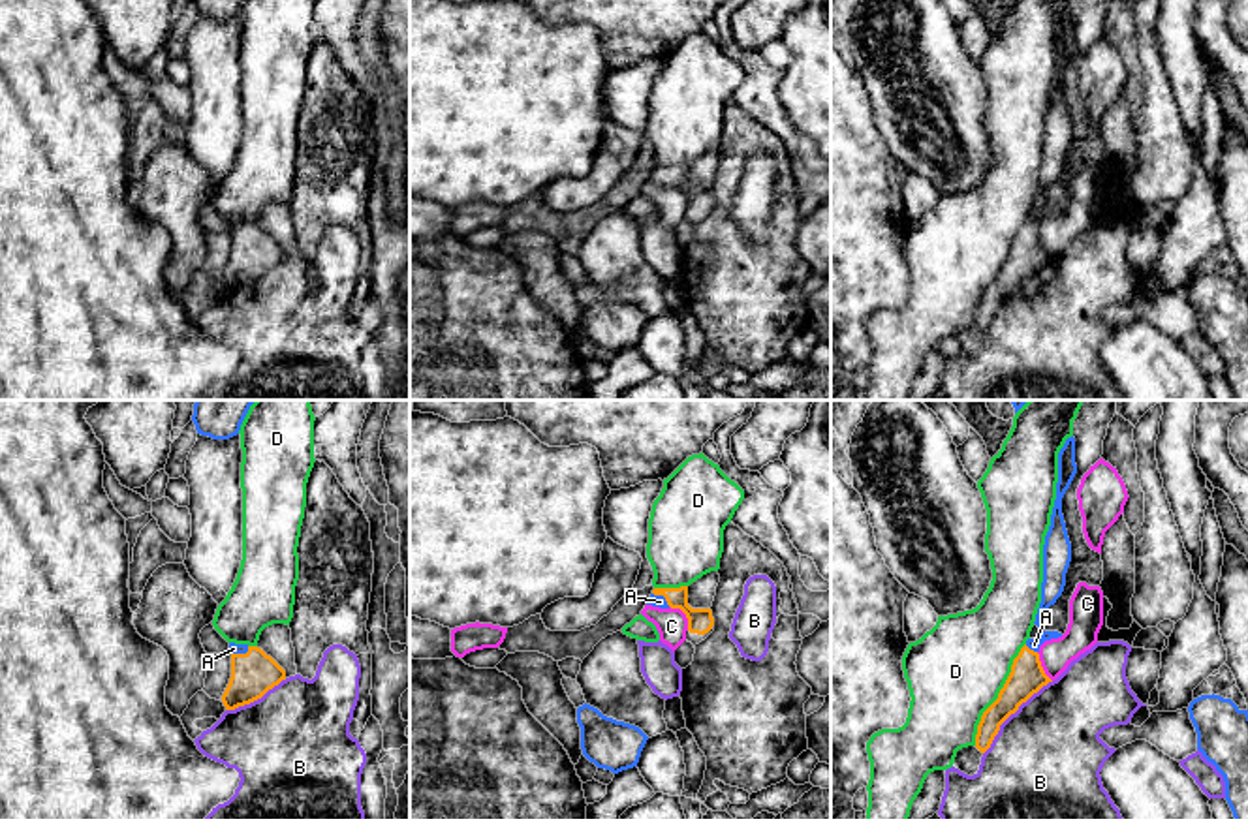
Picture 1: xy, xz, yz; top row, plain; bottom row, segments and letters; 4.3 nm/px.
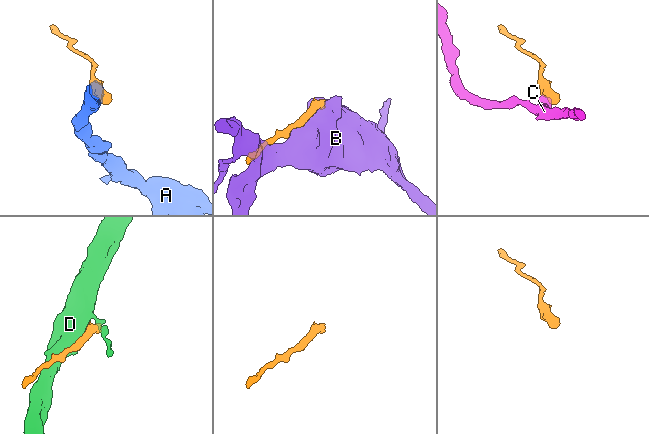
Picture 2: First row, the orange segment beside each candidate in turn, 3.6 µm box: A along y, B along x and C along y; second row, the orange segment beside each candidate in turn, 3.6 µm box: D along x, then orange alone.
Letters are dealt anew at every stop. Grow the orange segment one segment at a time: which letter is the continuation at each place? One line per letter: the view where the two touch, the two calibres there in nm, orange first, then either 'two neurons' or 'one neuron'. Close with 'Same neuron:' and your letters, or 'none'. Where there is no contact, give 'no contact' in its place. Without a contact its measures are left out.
A: xz | 110/50 nm | one neuron
B: yz | 150/480 nm | two neurons
C: xz | 110/140 nm | two neurons
D: yz | 150/420 nm | two neurons
Same neuron: A

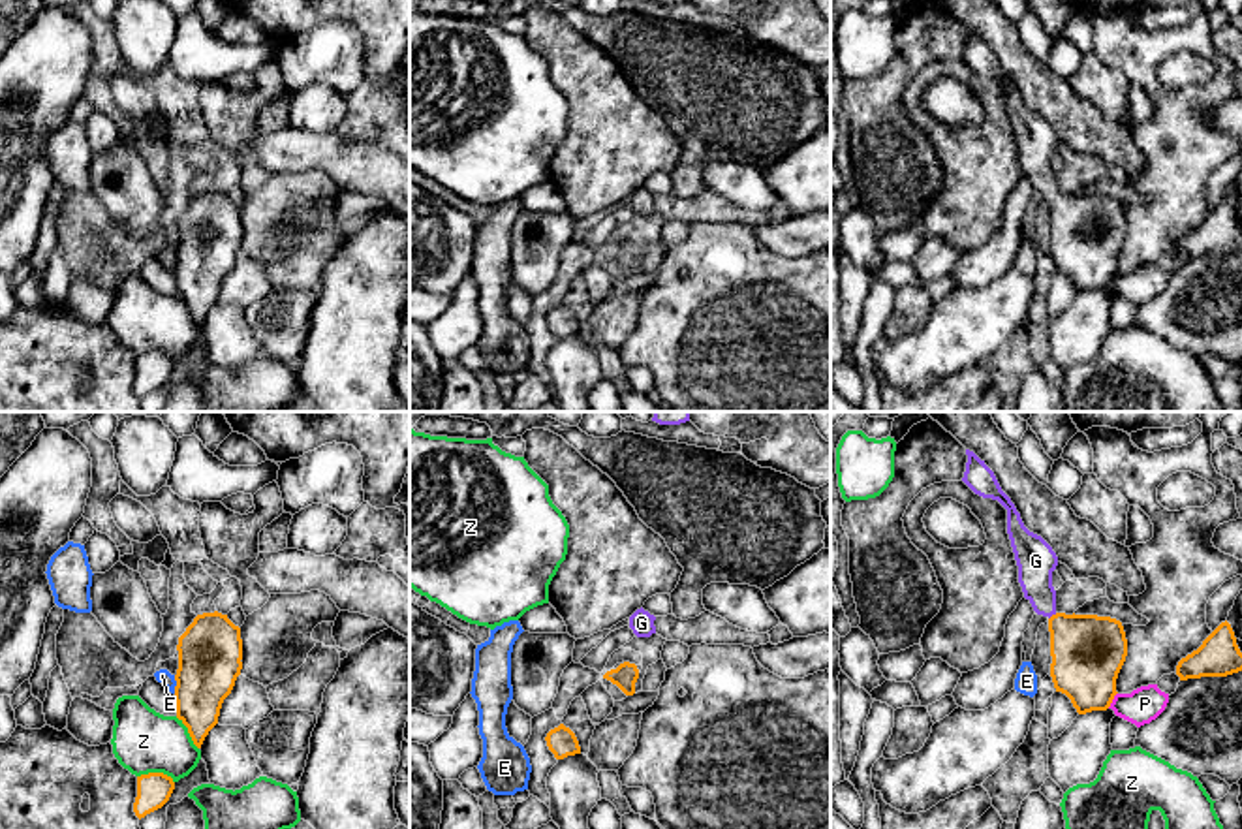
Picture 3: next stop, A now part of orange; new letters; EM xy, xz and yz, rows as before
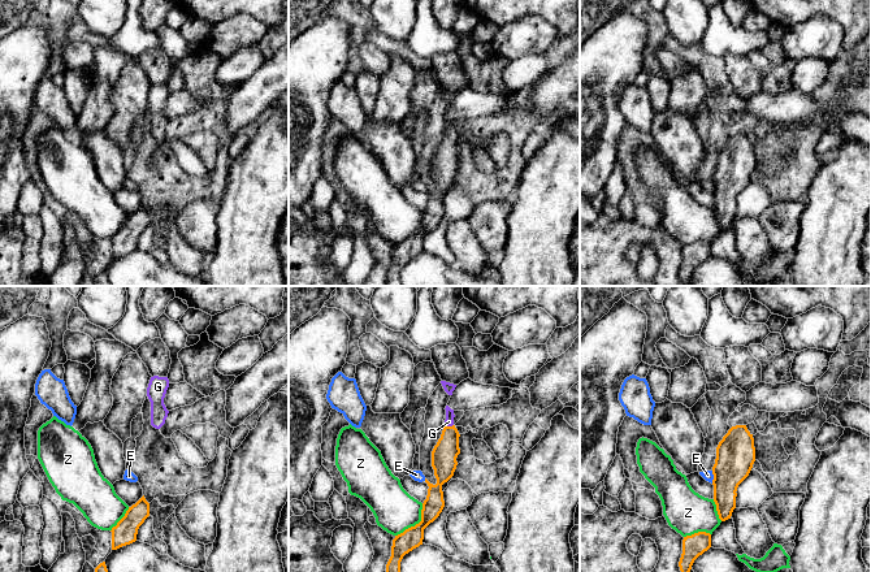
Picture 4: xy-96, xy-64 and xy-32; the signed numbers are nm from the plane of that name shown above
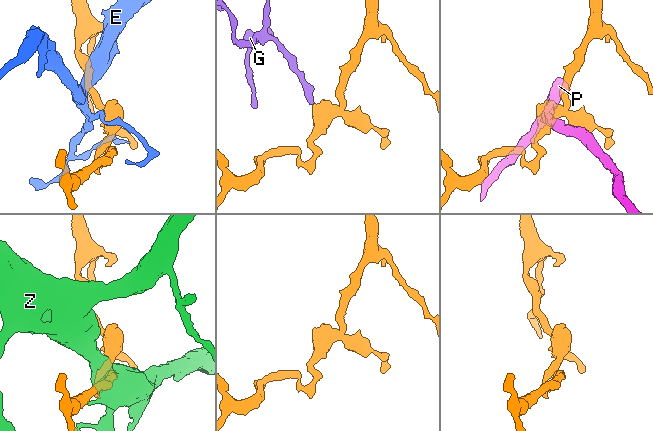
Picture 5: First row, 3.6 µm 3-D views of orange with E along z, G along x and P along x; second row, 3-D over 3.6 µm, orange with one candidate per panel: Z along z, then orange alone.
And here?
E: xy | 280/60 nm | two neurons
G: yz | 320/170 nm | one neuron
P: yz | 320/150 nm | two neurons
Z: xy | 140/280 nm | two neurons
Same neuron: G

